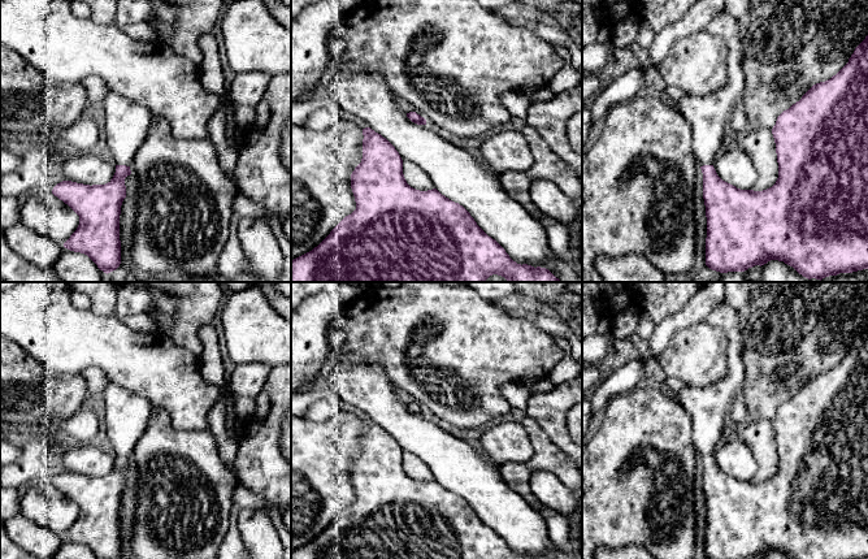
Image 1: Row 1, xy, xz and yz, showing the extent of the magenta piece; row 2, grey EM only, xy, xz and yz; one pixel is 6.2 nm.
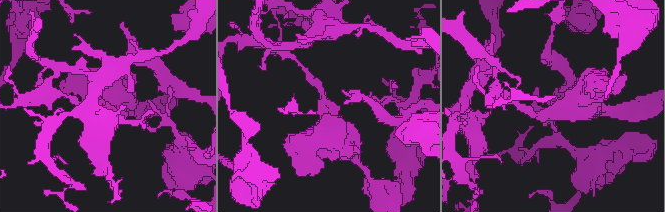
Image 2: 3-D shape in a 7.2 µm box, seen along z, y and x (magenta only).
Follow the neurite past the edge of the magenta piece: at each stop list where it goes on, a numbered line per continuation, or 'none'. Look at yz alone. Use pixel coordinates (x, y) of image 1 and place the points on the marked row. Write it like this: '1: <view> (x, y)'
1: yz (708, 115)

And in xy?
1: xy (126, 121)

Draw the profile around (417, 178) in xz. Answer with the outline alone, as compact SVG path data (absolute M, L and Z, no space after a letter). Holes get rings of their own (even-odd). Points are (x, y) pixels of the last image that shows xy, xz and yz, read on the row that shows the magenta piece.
M403 161L403 174L407 183L420 191L433 190L431 178L413 162Z

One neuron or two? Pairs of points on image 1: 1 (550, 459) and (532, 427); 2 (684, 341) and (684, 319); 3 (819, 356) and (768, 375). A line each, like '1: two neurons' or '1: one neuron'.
1: one neuron
2: two neurons
3: one neuron

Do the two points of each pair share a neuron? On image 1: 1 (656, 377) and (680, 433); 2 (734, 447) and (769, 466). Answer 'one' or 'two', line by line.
1: two
2: two

